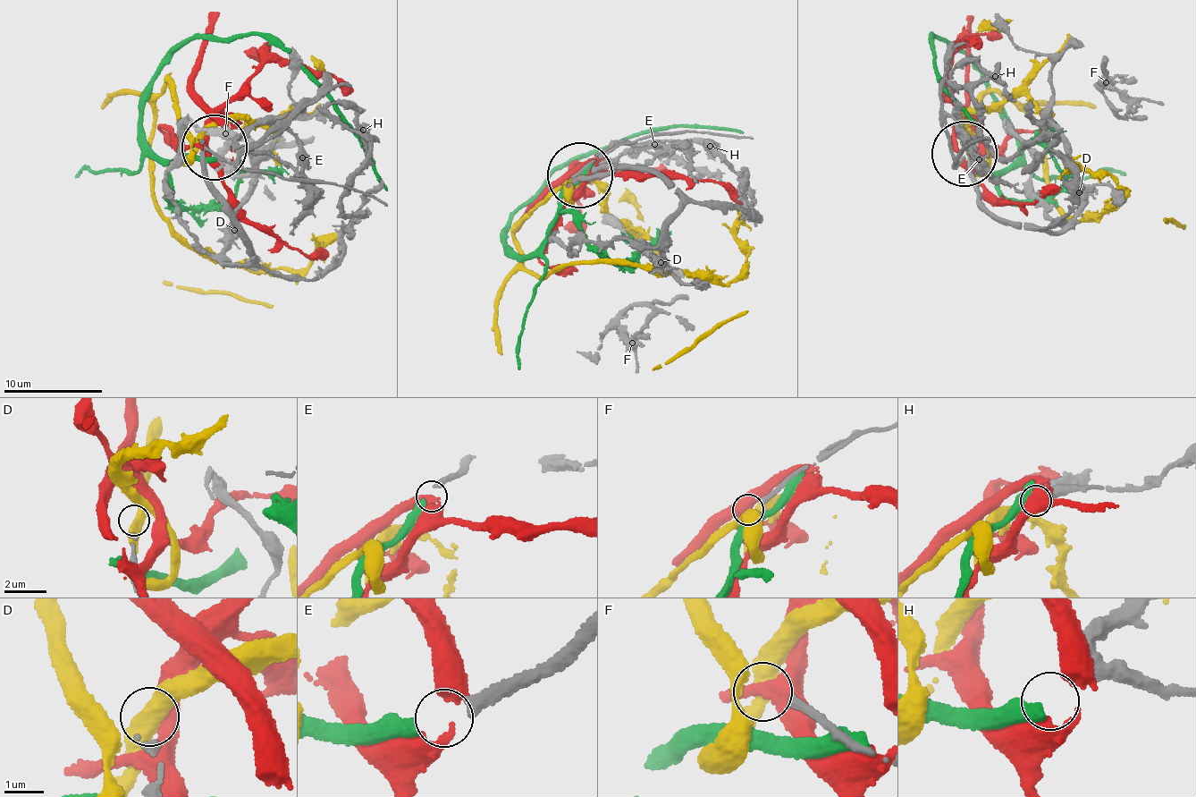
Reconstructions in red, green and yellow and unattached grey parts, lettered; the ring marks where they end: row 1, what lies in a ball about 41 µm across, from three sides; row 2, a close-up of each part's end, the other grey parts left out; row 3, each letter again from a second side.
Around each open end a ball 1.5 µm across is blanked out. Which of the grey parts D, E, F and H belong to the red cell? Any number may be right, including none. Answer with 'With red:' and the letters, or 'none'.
With red: none

